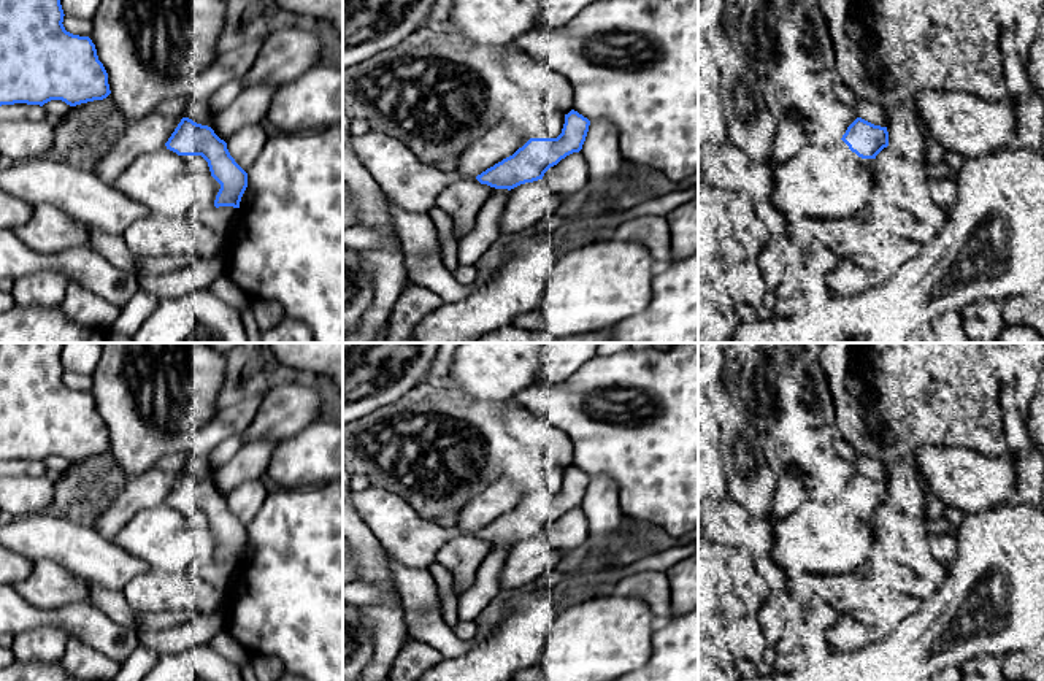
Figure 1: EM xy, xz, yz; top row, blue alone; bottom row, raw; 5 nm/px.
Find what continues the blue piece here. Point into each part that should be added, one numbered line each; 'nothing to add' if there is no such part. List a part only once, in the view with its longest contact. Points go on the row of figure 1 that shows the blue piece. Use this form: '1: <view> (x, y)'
1: xy (200, 113)

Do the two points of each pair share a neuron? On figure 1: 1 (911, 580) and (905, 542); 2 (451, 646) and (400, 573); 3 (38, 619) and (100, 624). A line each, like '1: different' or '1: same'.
1: different
2: same
3: same

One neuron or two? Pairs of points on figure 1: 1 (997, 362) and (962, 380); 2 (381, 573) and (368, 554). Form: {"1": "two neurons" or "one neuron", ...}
{"1": "two neurons", "2": "one neuron"}

